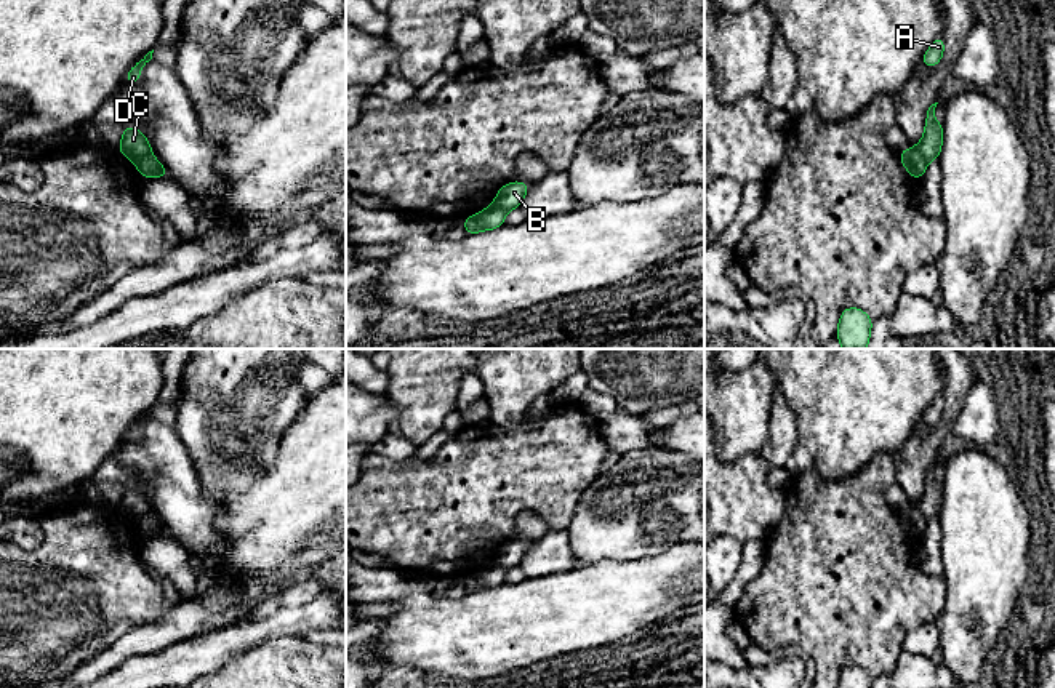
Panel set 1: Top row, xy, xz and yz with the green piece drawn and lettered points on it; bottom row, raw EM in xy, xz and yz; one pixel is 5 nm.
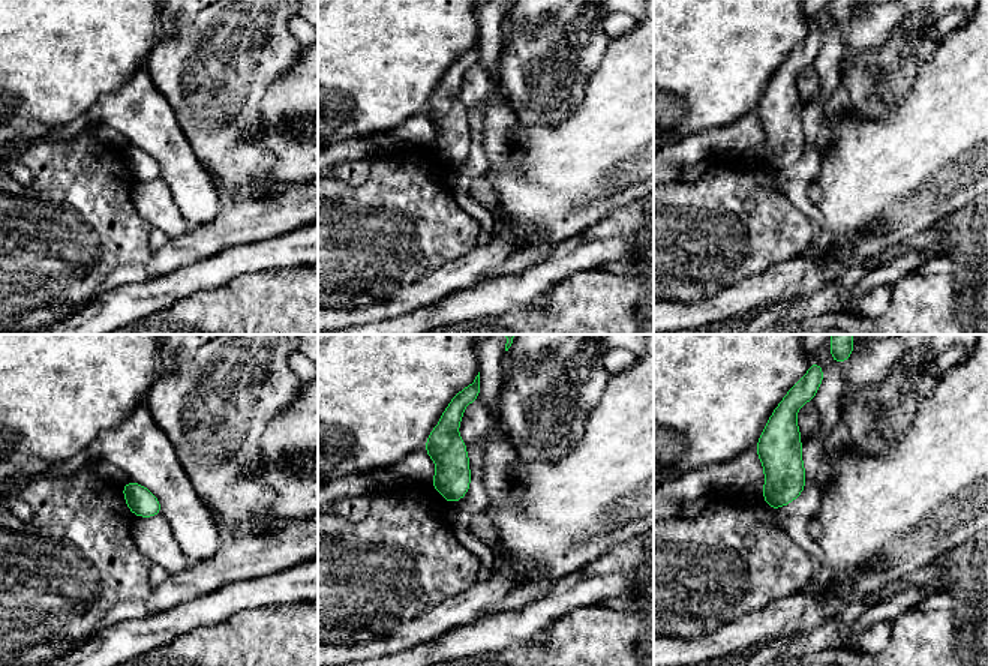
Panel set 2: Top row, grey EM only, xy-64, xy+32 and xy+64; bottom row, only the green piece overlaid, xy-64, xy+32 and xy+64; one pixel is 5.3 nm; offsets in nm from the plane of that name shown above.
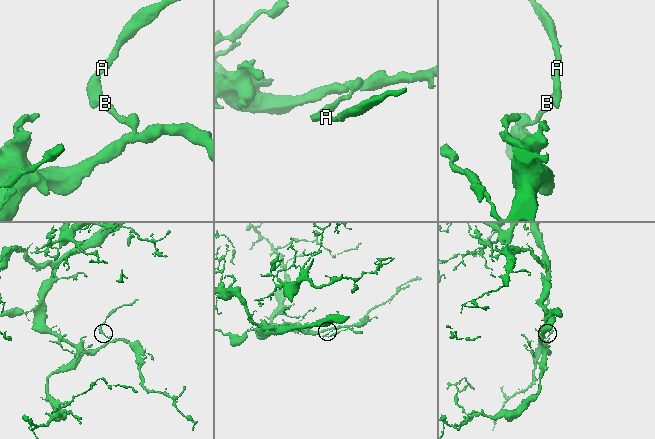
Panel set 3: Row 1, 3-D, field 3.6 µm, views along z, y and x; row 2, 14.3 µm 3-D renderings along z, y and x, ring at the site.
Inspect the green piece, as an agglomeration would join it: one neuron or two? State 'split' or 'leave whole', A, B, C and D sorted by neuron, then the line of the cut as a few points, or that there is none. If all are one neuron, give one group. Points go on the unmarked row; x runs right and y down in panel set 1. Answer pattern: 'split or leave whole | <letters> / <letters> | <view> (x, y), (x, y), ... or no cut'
split | A C D / B | xy (151, 509), (136, 524)

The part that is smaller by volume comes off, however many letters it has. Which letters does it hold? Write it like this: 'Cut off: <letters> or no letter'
Cut off: A, C, D

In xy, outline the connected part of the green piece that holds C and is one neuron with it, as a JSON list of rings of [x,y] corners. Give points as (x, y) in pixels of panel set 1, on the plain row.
[[[125,485],[117,509],[138,525],[152,506],[138,485]]]

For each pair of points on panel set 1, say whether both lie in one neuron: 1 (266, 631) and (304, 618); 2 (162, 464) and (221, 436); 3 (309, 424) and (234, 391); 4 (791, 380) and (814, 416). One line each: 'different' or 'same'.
1: same
2: different
3: different
4: same

